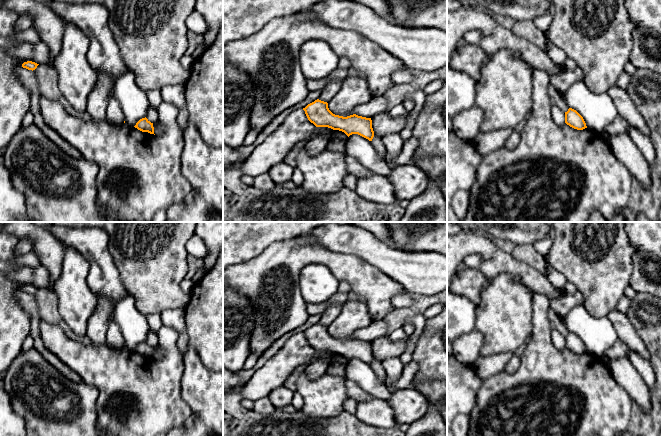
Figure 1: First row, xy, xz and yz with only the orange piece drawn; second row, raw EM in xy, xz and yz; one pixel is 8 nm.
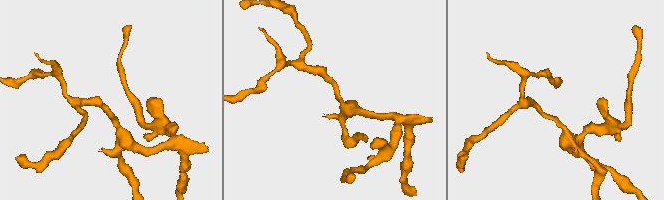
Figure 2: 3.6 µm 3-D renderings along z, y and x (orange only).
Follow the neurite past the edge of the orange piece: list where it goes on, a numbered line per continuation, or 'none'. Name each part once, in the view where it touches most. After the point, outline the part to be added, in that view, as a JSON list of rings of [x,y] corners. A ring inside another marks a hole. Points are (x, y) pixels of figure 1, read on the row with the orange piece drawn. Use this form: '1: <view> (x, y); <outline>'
none

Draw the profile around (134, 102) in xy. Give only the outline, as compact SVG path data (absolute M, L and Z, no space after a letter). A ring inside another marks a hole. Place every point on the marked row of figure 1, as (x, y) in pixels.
M131 71L119 77L115 82L114 91L123 111L125 123L134 127L140 119L147 116L150 107L147 94L136 84Z

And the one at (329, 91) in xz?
M332 80L329 82L322 90L319 96L319 100L324 102L329 102L336 93L340 90L342 85L342 80Z

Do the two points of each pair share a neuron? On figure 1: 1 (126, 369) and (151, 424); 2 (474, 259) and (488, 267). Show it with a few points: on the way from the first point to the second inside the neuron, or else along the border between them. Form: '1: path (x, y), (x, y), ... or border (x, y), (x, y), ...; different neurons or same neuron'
1: path (128, 383), (140, 395), (144, 410); same neuron
2: border (481, 255), (469, 254), (463, 261); different neurons

